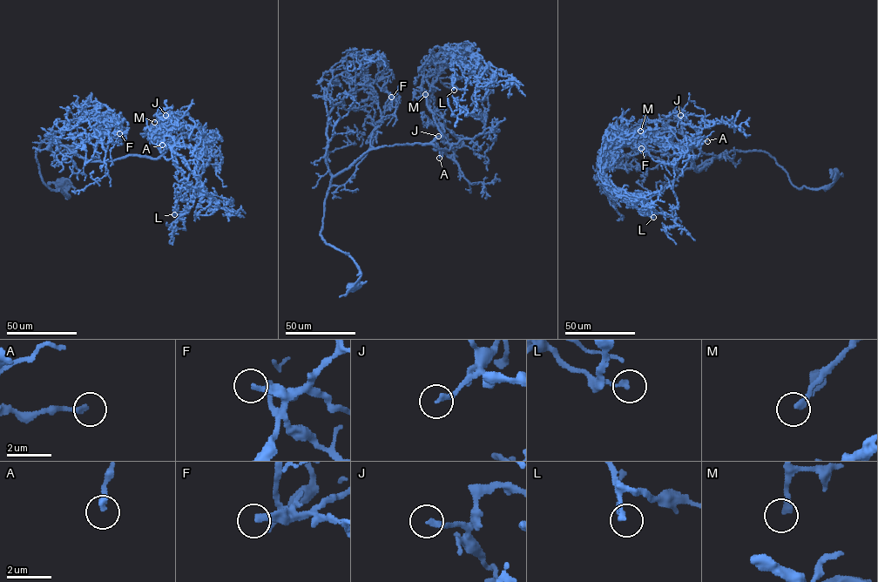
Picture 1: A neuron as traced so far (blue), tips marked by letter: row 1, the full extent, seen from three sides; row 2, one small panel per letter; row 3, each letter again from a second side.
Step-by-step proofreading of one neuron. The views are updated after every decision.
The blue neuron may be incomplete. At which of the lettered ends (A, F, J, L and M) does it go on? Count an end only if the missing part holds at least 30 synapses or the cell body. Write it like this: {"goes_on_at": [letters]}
{"goes_on_at": ["F", "M"]}

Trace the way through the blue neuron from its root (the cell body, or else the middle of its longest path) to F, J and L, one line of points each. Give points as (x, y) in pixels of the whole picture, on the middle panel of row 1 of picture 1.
F: (353, 287), (361, 274), (354, 260), (320, 234), (325, 199), (333, 177), (378, 147), (372, 132), (391, 97)
J: (353, 287), (354, 260), (320, 234), (330, 181), (385, 145), (430, 144), (456, 156), (438, 136)
L: (353, 287), (354, 260), (320, 234), (330, 181), (370, 150), (442, 137), (422, 84), (442, 47), (454, 90)

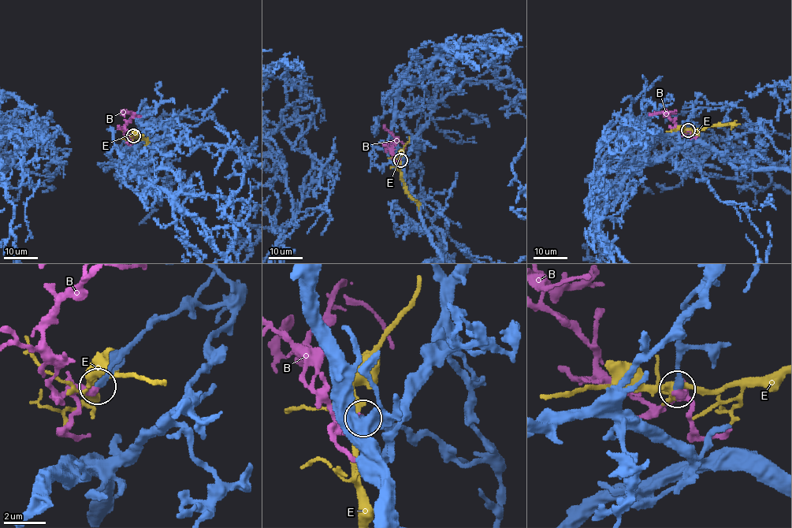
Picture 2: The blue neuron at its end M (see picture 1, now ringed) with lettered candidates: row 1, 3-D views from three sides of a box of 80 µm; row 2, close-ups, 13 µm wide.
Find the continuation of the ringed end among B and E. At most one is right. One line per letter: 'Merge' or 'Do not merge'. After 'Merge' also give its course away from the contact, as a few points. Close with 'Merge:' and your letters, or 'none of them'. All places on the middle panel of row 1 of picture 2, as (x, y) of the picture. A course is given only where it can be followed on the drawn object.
B: Merge. Its course: (400, 160), (397, 160), (390, 150), (396, 138), (384, 126), (385, 124)
E: Do not merge
Merge: B

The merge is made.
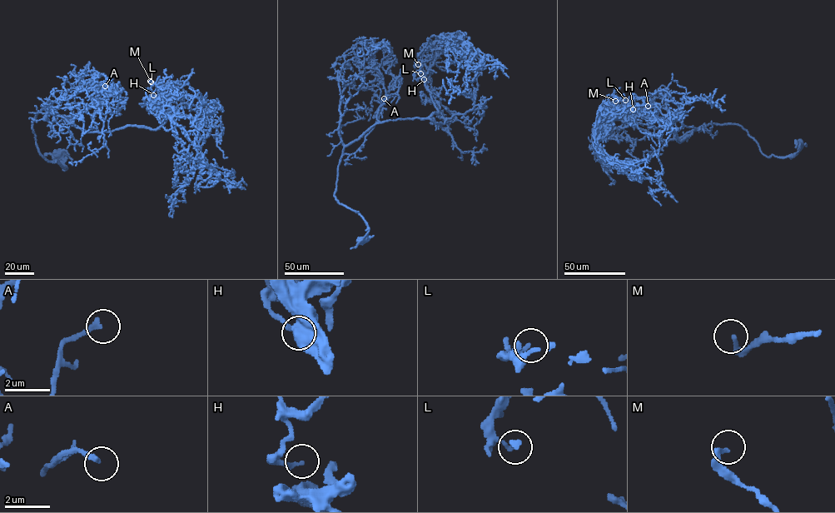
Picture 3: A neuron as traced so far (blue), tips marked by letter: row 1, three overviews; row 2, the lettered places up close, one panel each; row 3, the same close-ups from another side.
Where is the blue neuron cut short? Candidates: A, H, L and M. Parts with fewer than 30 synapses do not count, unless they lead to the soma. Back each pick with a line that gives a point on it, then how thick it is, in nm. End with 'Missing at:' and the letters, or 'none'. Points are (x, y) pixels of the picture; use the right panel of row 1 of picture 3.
A: at (648, 106); 240 nm thick
Missing at: A

